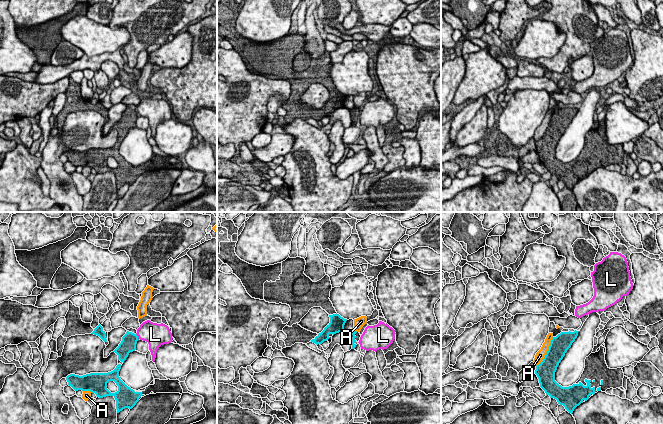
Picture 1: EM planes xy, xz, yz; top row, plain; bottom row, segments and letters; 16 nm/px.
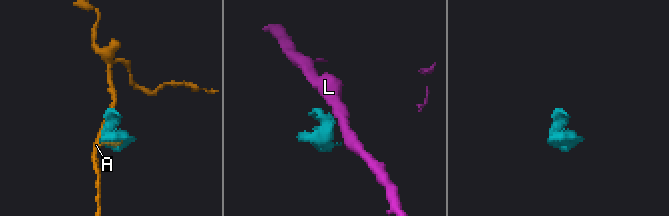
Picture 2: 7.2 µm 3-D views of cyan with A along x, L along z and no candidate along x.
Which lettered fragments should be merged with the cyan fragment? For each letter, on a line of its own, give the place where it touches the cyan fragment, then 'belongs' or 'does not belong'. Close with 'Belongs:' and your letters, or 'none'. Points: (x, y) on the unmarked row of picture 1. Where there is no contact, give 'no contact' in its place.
A: yz (547, 128) | does not belong
L: xy (137, 112) | does not belong
Belongs: none

